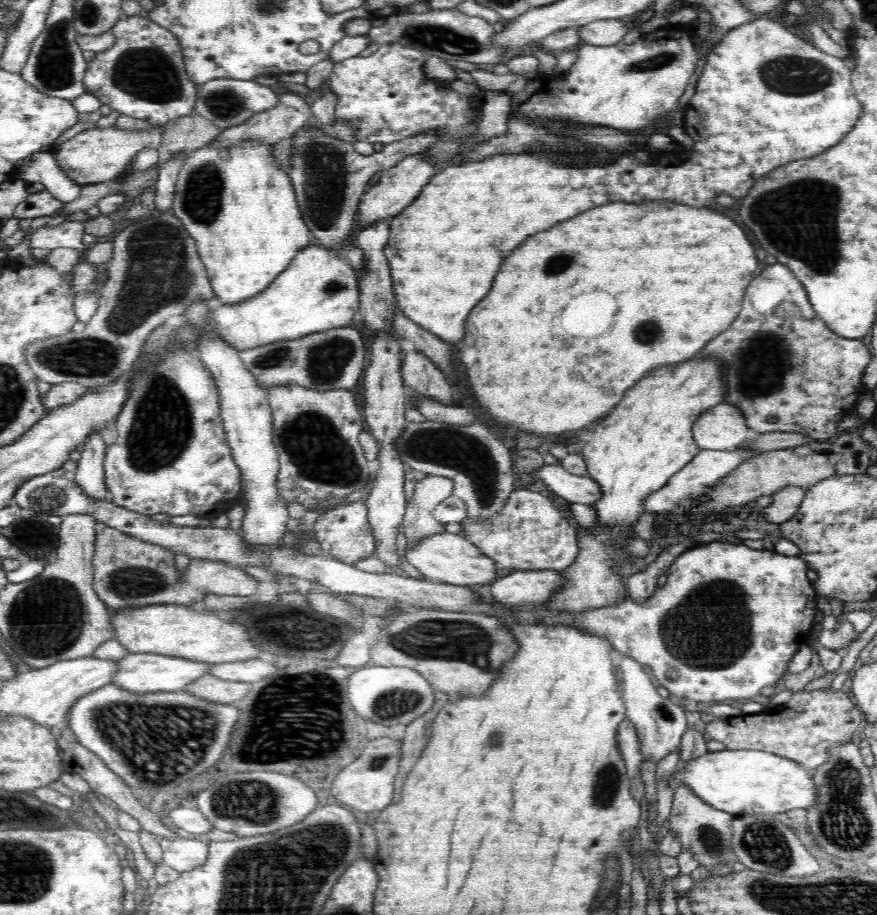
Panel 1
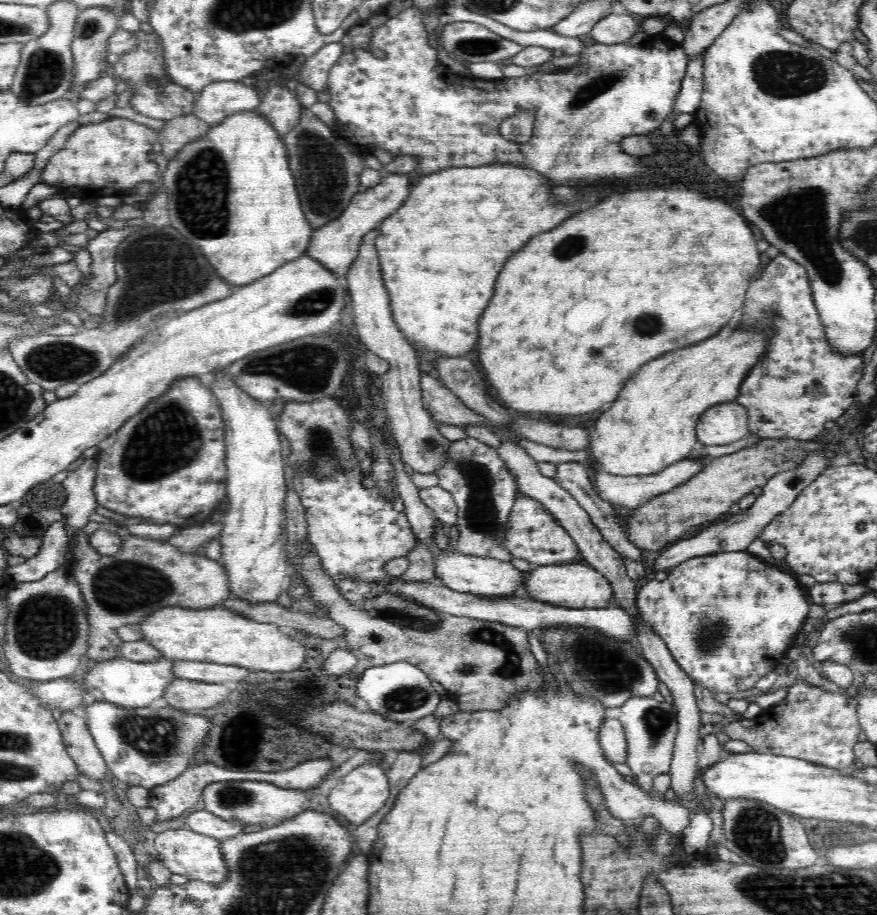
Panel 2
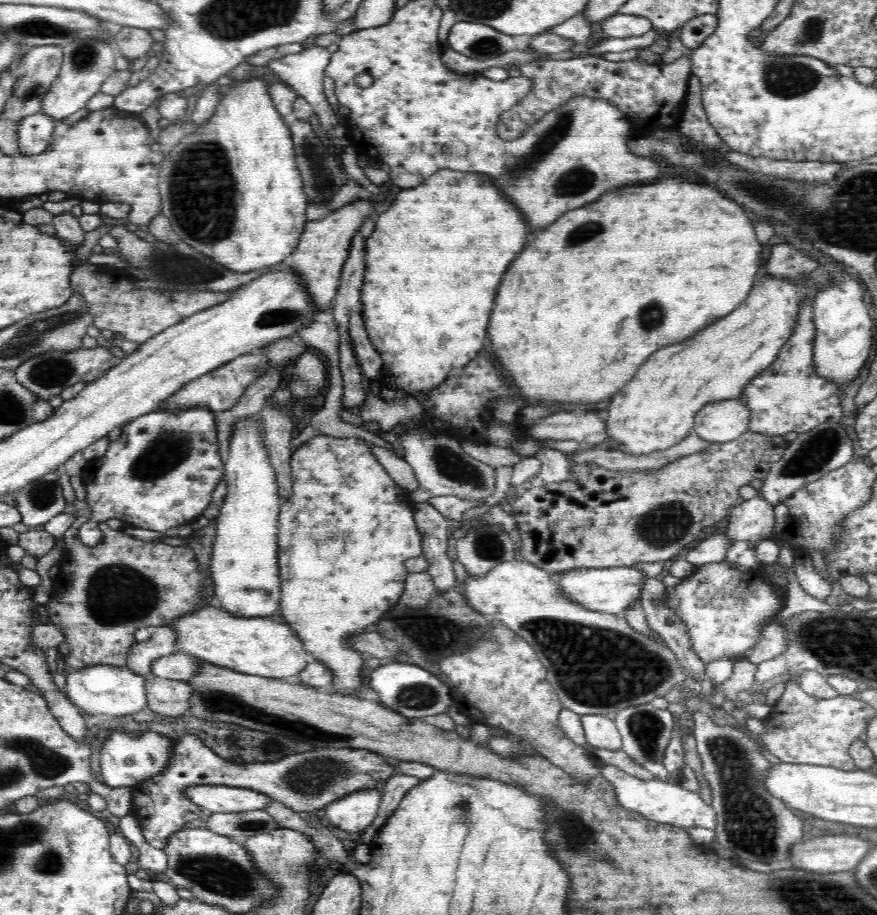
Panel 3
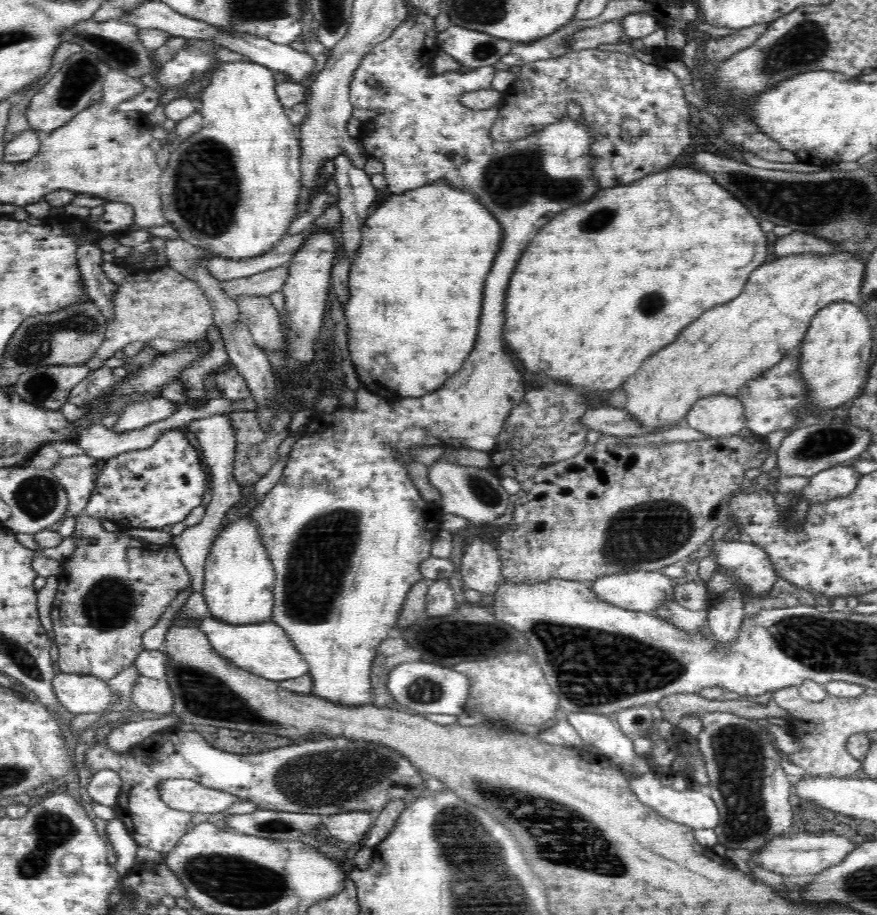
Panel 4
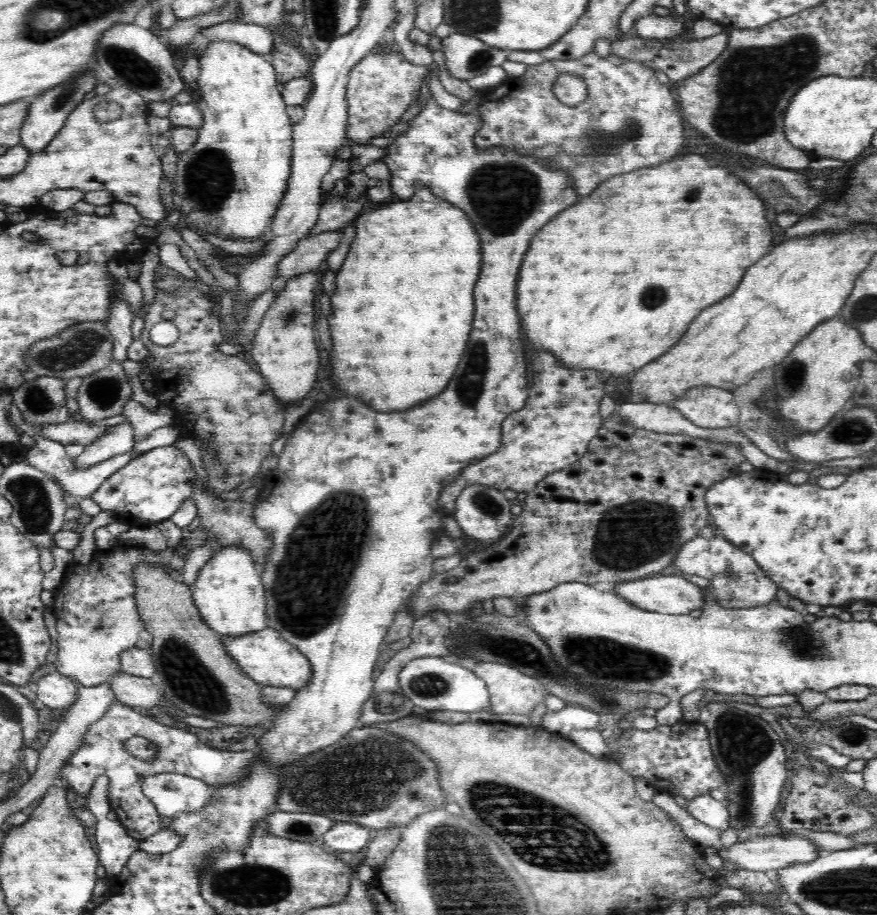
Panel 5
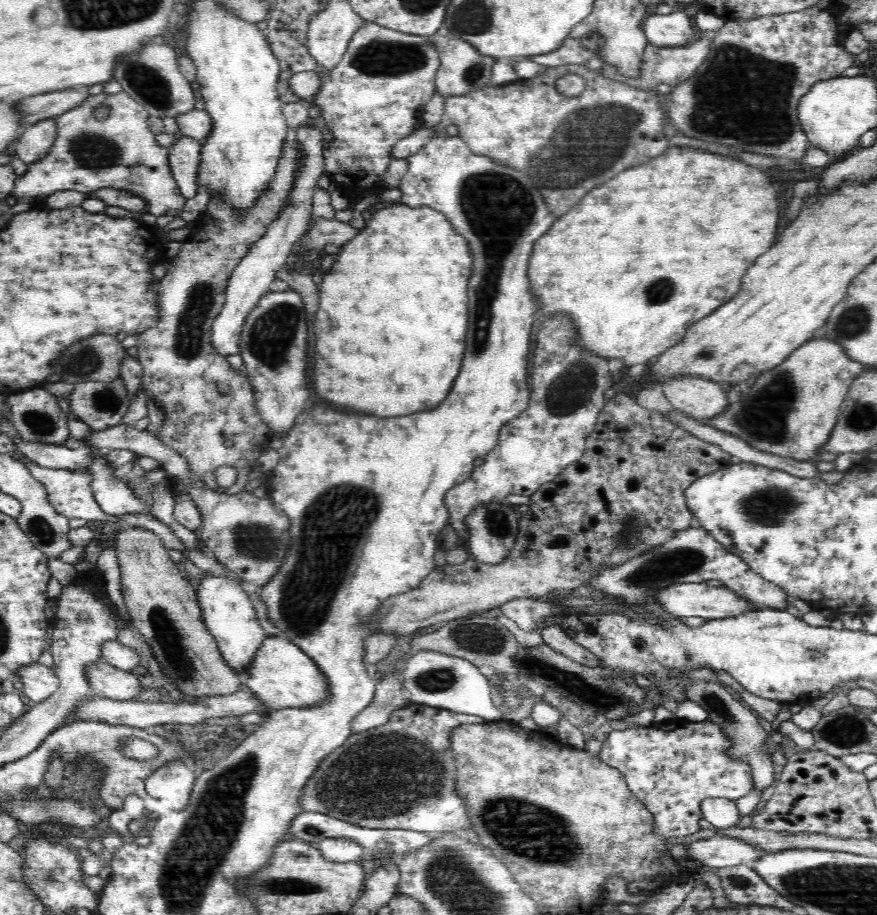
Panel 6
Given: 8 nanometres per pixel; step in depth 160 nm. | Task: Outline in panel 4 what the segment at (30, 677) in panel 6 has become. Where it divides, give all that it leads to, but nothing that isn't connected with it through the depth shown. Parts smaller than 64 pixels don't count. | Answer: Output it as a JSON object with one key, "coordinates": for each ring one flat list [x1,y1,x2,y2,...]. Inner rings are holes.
{"coordinates":[[58,671,52,678,52,687,63,708,74,715,106,712,118,696,110,689,108,681,92,675]]}

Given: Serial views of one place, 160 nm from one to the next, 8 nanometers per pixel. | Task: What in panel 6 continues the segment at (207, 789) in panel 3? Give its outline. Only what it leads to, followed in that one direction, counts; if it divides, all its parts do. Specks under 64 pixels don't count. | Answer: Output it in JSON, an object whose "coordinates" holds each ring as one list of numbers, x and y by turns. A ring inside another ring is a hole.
{"coordinates":[[172,760,146,778,144,792,162,800,172,810,184,810,188,806,197,776,195,769,186,762]]}

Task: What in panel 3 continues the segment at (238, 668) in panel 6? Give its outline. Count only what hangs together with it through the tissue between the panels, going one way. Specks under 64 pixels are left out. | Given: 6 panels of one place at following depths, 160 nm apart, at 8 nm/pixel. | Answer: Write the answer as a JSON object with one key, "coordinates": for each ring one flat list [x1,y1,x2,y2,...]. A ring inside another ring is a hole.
{"coordinates":[[252,415,236,422,230,437,230,452,223,462,227,495,223,504,215,510,216,536,213,542,211,562,208,566,213,582,213,595,218,597,224,610,237,617,275,617,279,613,281,580,278,568,278,530,281,496,278,494,276,469,272,467,269,449,264,442,263,423]]}

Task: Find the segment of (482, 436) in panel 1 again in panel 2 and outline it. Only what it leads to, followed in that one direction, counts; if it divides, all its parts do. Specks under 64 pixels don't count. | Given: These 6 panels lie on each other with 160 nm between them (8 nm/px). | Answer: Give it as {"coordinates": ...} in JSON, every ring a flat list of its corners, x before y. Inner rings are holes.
{"coordinates":[[472,437,450,441,448,460,433,473,438,477,439,487,451,492,458,505,459,538,452,542,454,549,475,557,512,560,510,553,504,548,503,538,508,532,518,486,497,449]]}

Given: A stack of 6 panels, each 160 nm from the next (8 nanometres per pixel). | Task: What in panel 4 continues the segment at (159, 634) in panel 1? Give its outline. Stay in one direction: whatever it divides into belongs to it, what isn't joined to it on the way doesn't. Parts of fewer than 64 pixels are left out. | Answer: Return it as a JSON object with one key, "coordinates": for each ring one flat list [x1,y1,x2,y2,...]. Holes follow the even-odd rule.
{"coordinates":[[210,615,198,622,197,626,209,640,212,650,230,663,271,681,285,681,308,674,309,665,296,650,286,631,274,623,266,621,245,625,231,625]]}

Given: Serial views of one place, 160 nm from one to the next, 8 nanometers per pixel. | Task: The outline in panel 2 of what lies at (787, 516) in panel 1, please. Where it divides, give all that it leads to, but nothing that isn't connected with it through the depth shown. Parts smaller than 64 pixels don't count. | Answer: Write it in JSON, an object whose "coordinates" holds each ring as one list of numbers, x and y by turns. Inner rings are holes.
{"coordinates":[[819,451,811,455,802,465,798,466,796,470,784,470,774,474,772,478,763,486,761,495,756,497,756,502,748,509,736,517,726,520,724,522,715,524,697,535,681,539,667,548,654,559,652,564,652,572,662,572,666,568,678,566,681,562,689,558,716,554,719,552,740,552,746,551,748,545,756,540,758,534,766,529,768,524,771,524,784,510,788,510,792,506,792,502,796,497,826,468,830,467,832,459,828,459,828,453]]}

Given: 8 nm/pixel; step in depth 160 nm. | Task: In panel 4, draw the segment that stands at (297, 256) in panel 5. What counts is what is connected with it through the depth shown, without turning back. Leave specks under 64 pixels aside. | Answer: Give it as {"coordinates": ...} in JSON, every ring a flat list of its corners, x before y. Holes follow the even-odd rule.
{"coordinates":[[289,263,266,270,260,274,252,274,246,278,236,278,221,281,225,292,232,300,238,300,240,296,269,296,272,292,278,292,286,282,289,273]]}

